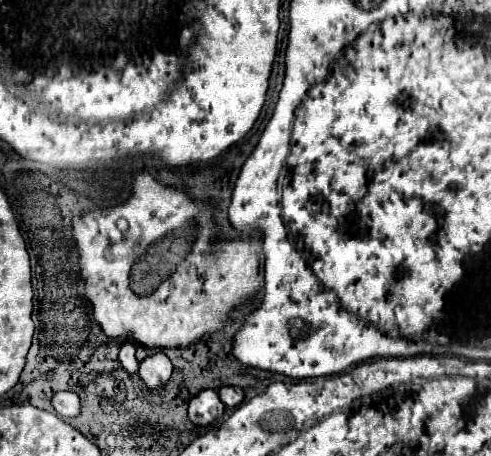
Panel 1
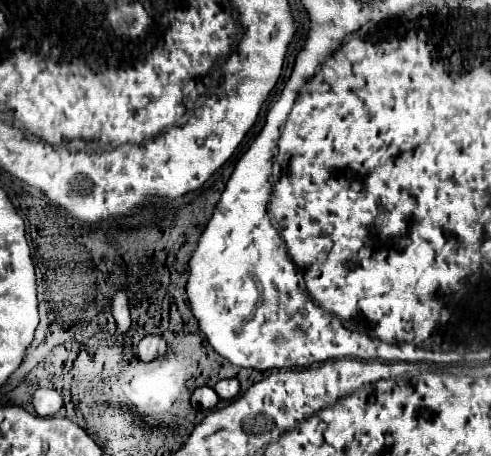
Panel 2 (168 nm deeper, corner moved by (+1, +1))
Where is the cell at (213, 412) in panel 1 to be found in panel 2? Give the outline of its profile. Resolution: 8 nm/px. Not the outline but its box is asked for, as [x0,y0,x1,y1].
[192,387,218,409]

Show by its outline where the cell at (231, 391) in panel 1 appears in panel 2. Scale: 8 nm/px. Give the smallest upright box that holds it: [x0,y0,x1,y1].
[214,379,240,399]

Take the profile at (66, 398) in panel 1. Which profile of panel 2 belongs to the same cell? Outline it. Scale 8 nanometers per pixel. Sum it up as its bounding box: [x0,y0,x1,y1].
[32,389,62,417]

